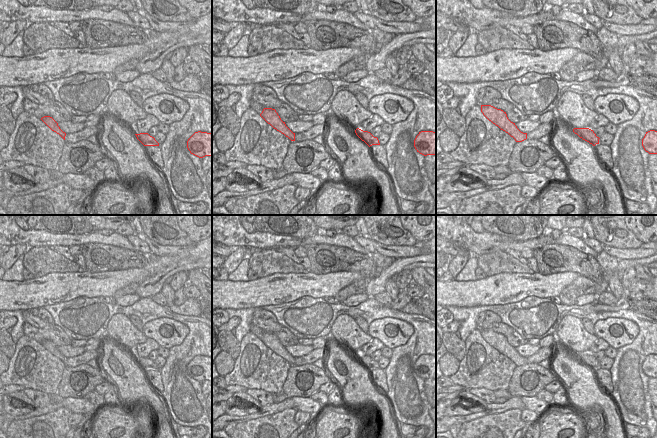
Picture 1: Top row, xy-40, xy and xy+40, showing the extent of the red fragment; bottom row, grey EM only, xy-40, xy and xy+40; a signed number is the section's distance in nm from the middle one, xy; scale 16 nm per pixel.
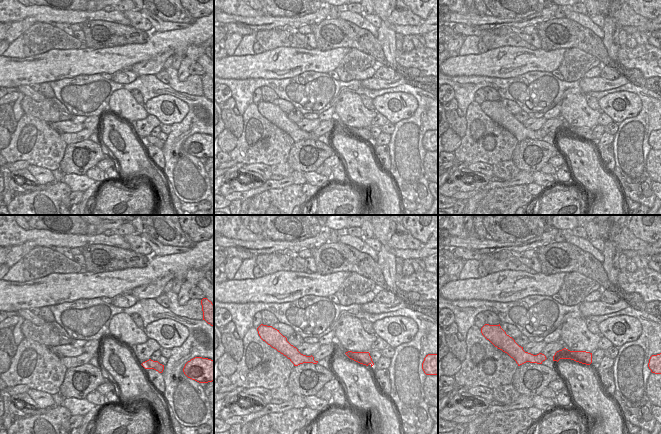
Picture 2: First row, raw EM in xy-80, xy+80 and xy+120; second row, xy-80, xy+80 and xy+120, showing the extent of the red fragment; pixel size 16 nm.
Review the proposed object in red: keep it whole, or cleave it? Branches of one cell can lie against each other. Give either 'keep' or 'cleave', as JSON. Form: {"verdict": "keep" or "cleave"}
{"verdict": "keep"}

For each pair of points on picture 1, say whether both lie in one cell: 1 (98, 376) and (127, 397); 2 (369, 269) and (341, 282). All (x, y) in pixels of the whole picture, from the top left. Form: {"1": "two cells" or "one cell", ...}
{"1": "two cells", "2": "two cells"}

